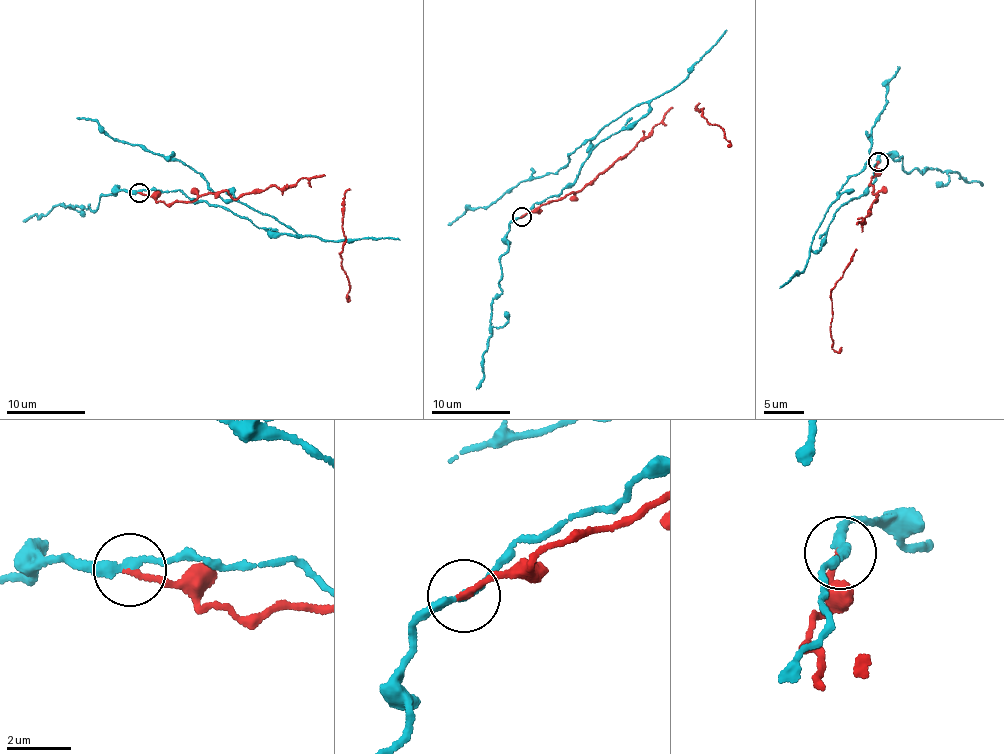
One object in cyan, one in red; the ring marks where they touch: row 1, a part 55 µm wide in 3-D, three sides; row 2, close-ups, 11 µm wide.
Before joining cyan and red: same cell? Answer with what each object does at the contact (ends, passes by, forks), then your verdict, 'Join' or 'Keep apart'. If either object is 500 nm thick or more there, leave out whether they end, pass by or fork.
At the ring cyan passes by. At the ring red ends. Keep apart

